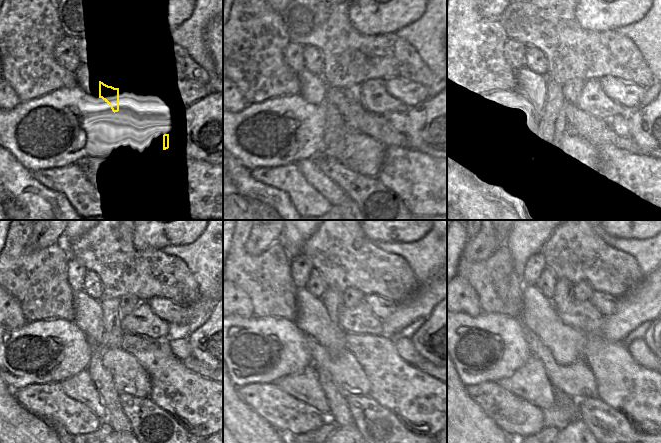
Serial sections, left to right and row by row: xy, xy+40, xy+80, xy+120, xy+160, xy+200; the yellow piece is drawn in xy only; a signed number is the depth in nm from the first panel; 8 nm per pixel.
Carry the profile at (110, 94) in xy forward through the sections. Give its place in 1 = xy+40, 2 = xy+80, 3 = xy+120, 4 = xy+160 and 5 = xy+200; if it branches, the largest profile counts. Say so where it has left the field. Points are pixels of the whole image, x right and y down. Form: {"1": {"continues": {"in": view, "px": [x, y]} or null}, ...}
{"1": {"continues": {"in": "xy+40", "px": [357, 118]}}, "2": {"continues": {"in": "xy+80", "px": [599, 130]}}, "3": {"continues": {"in": "xy+120", "px": [145, 350]}}, "4": {"continues": {"in": "xy+160", "px": [368, 350]}}, "5": {"continues": {"in": "xy+200", "px": [597, 349]}}}

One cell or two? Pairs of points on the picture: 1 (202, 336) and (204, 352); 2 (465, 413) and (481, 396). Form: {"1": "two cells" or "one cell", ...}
{"1": "one cell", "2": "two cells"}

